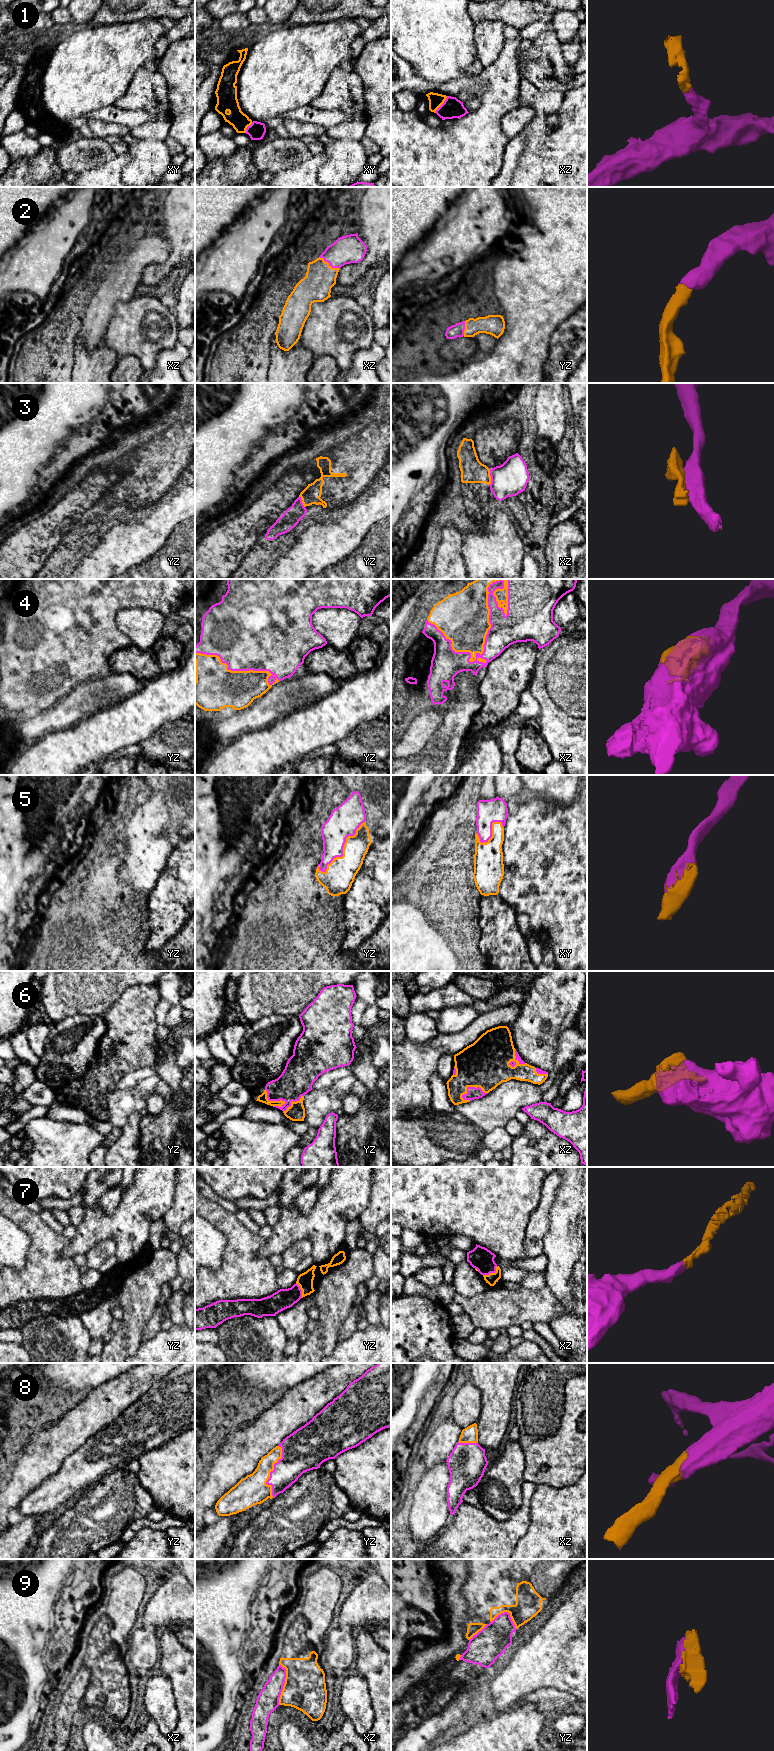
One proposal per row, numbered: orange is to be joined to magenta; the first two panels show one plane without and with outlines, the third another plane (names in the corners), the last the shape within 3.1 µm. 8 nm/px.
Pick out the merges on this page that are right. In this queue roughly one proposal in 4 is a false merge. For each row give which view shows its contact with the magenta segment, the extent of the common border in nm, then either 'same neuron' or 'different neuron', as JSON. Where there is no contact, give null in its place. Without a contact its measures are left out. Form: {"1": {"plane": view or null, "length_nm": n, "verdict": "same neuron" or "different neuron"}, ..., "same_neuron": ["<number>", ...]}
{"1": {"plane": "xz", "length_nm": 170, "verdict": "same neuron"}, "2": {"plane": "xz", "length_nm": 190, "verdict": "same neuron"}, "3": {"plane": "xz", "length_nm": 130, "verdict": "different neuron"}, "4": {"plane": "xz", "length_nm": 750, "verdict": "same neuron"}, "5": {"plane": "yz", "length_nm": 550, "verdict": "same neuron"}, "6": {"plane": "xz", "length_nm": 220, "verdict": "same neuron"}, "7": {"plane": "xz", "length_nm": 150, "verdict": "same neuron"}, "8": {"plane": "yz", "length_nm": 420, "verdict": "same neuron"}, "9": {"plane": "xz", "length_nm": 320, "verdict": "different neuron"}, "same_neuron": ["1", "2", "4", "5", "6", "7", "8"]}

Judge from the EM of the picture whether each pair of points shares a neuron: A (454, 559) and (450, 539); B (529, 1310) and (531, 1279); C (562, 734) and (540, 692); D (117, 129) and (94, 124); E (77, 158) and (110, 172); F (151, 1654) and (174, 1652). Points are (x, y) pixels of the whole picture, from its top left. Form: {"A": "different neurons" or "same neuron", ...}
{"A": "same neuron", "B": "different neurons", "C": "same neuron", "D": "same neuron", "E": "different neurons", "F": "different neurons"}

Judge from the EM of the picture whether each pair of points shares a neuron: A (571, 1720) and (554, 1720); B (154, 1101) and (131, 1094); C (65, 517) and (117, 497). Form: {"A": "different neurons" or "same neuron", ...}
{"A": "same neuron", "B": "different neurons", "C": "different neurons"}

